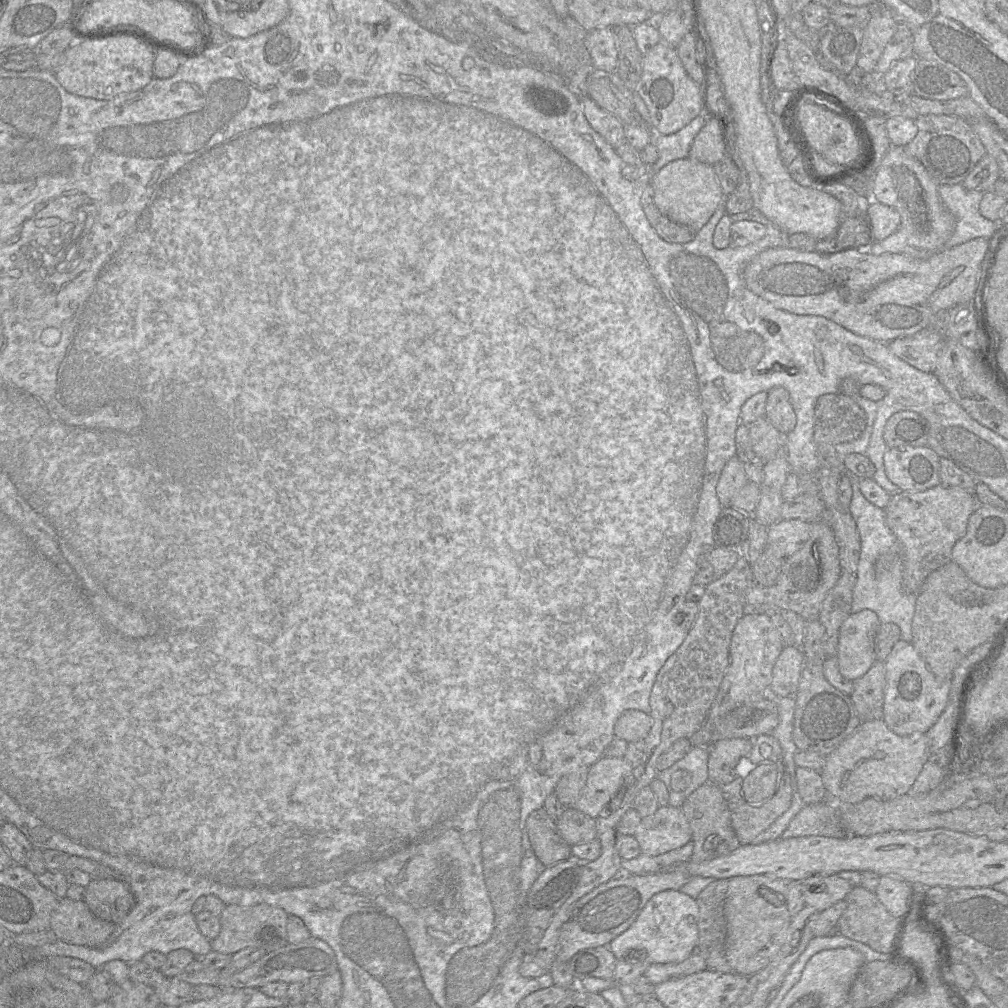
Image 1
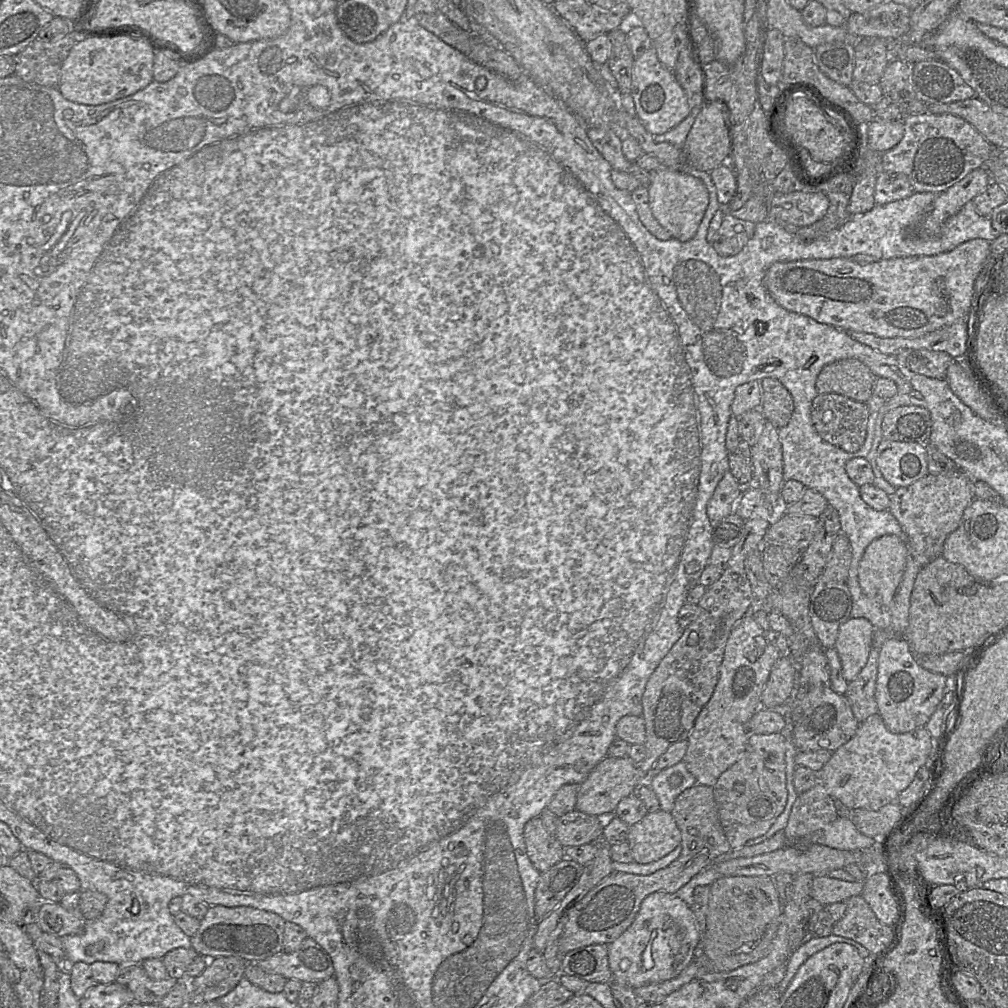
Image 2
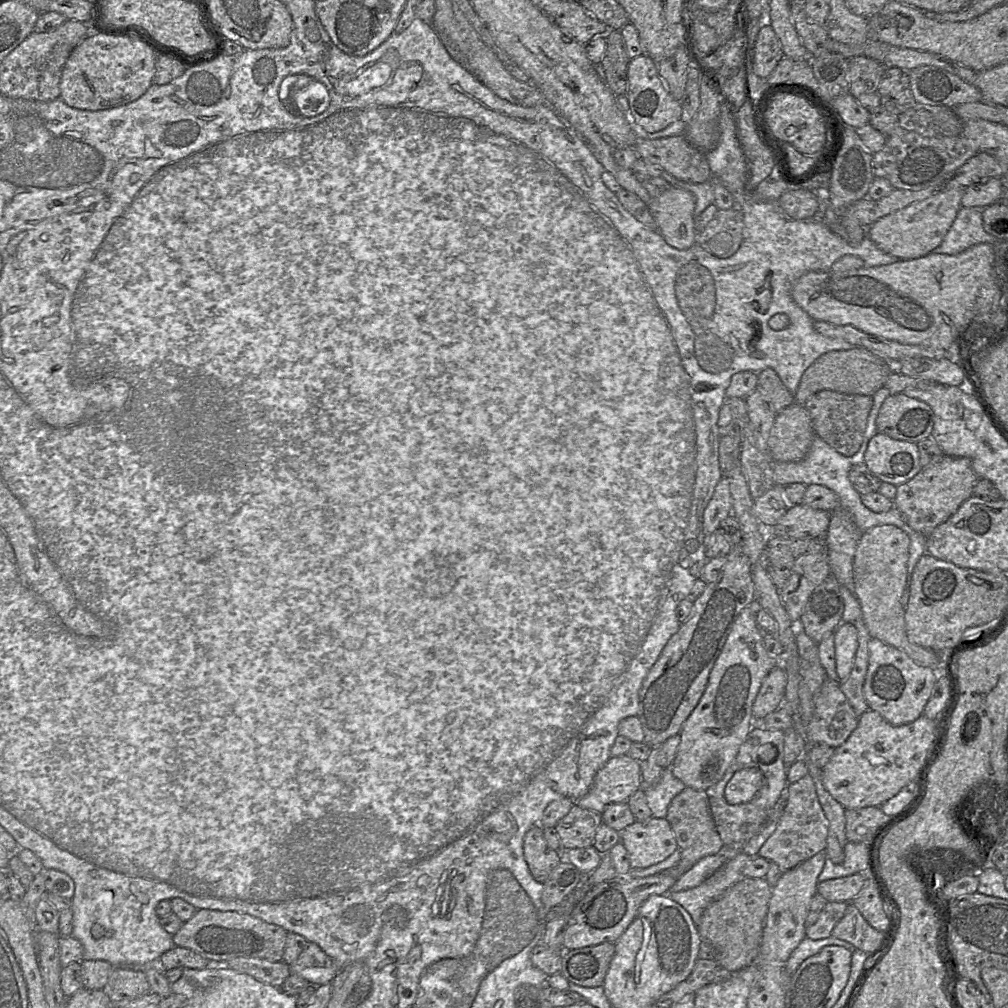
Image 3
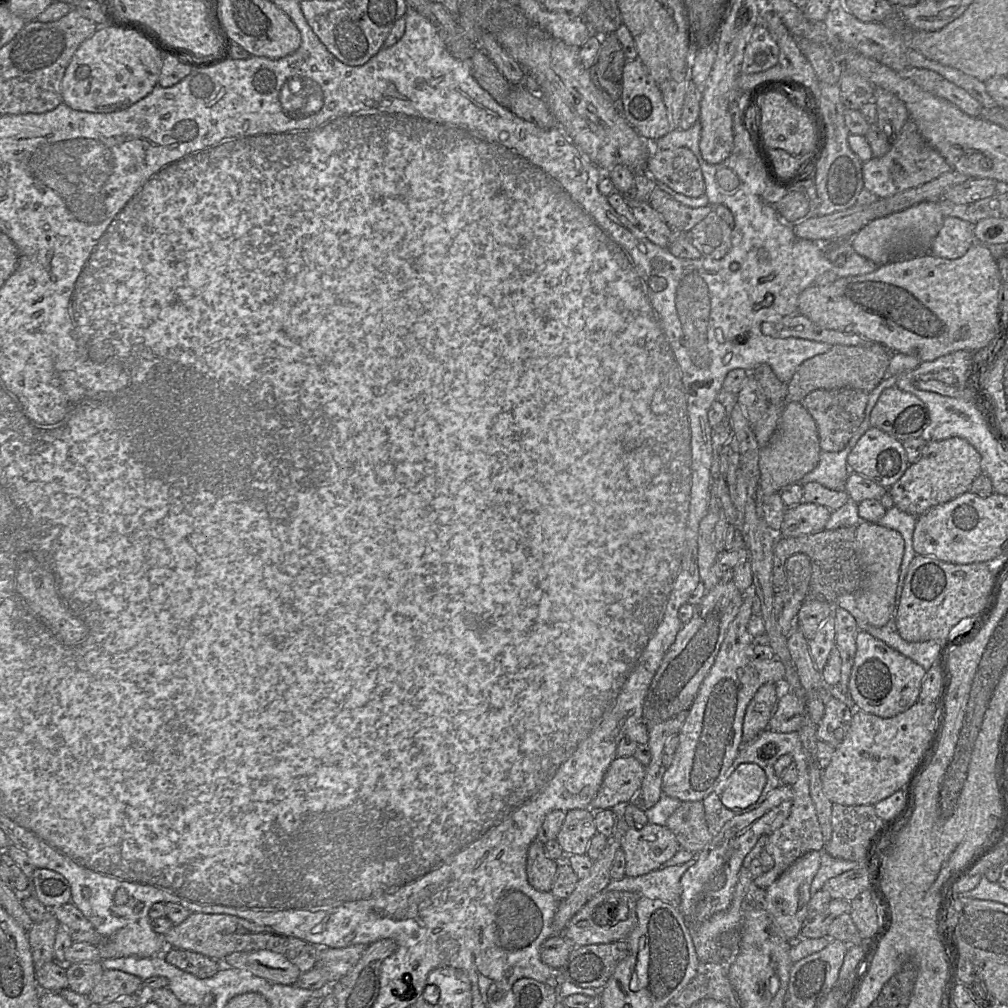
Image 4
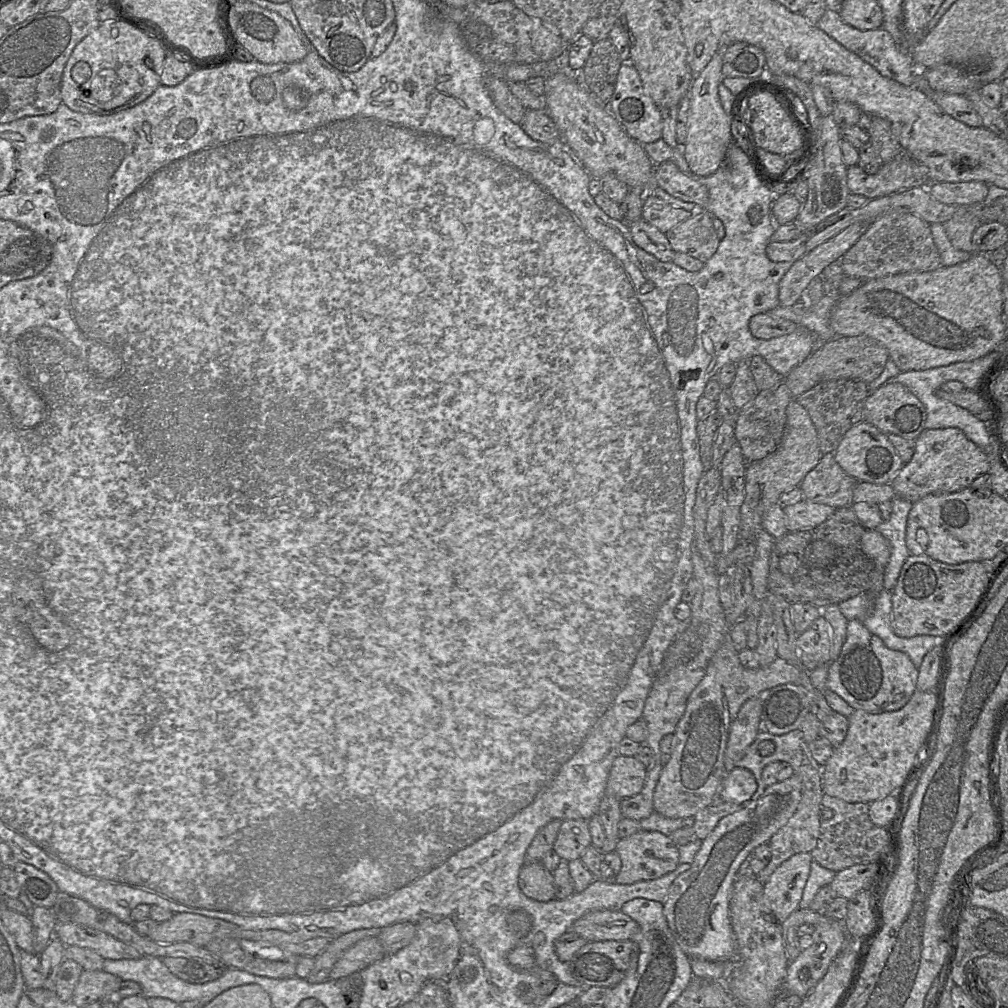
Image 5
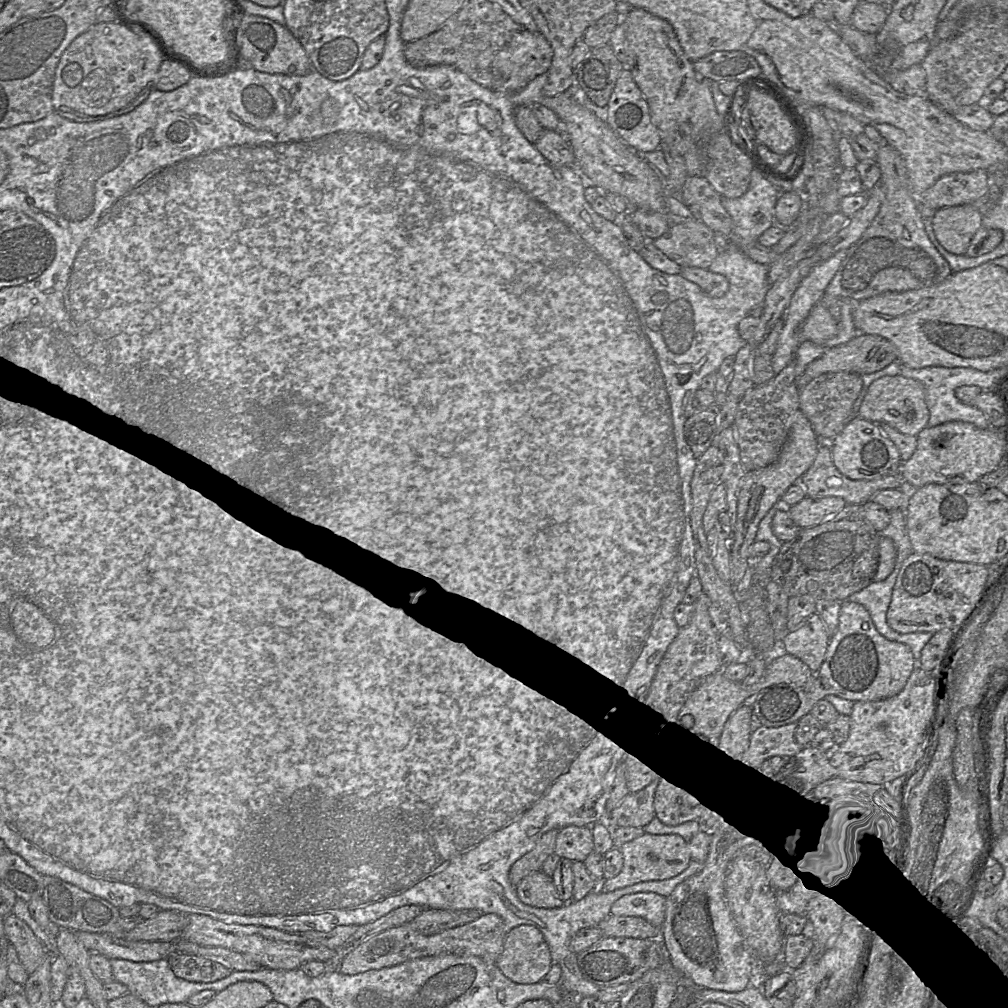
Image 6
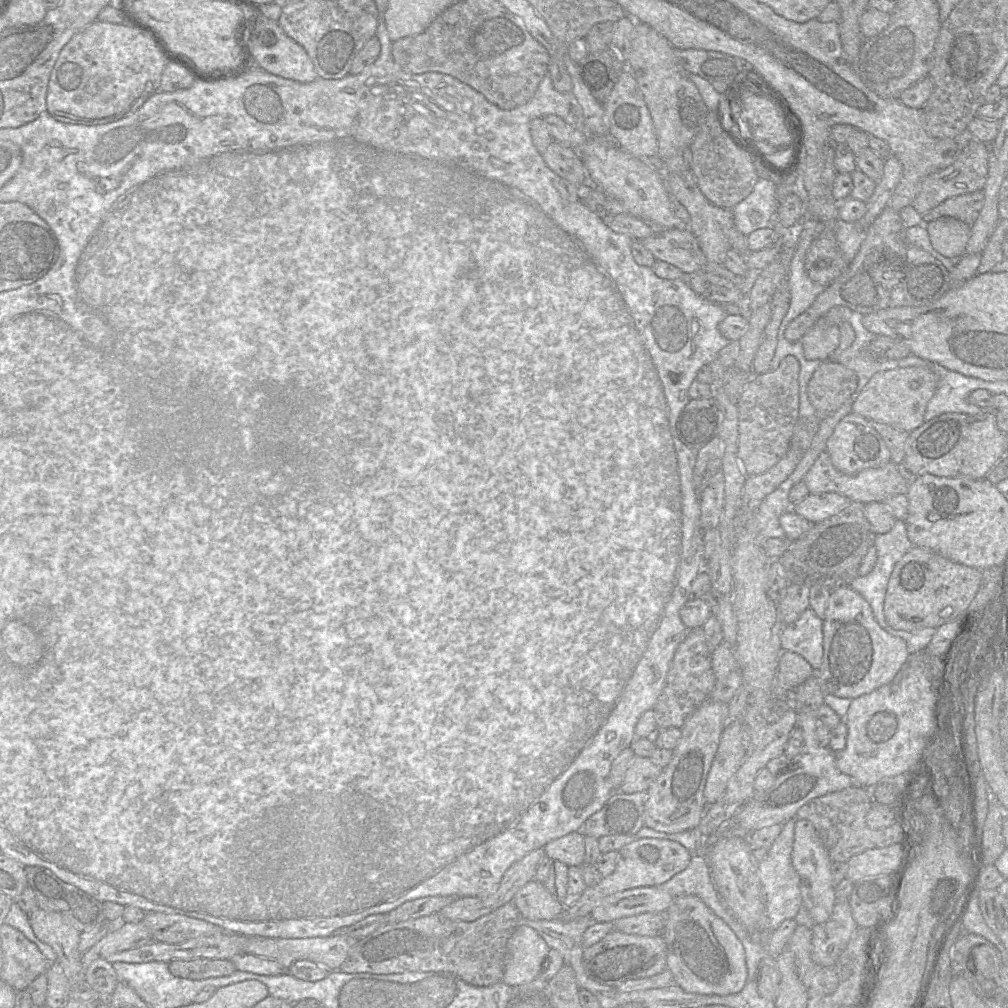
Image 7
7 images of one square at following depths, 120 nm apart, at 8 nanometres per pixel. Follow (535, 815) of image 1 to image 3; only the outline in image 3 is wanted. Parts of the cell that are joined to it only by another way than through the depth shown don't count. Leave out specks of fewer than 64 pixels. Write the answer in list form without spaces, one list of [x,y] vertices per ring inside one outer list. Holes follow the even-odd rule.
[[[540,824],[532,826],[524,835],[524,858],[533,878],[544,883],[559,863],[557,851],[552,850],[544,837]]]

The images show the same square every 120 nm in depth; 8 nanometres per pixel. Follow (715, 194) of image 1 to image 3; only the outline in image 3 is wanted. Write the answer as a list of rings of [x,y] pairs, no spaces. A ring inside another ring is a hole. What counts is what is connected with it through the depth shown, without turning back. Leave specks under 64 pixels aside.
[[[670,187],[647,204],[658,232],[670,246],[685,250],[696,243],[695,197],[689,191]]]

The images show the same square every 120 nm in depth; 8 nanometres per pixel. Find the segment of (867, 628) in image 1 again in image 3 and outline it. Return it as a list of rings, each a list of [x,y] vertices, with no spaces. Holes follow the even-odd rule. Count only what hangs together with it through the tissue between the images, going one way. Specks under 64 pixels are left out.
[[[842,623],[835,631],[836,670],[840,682],[850,676],[858,646],[857,628],[853,623]]]

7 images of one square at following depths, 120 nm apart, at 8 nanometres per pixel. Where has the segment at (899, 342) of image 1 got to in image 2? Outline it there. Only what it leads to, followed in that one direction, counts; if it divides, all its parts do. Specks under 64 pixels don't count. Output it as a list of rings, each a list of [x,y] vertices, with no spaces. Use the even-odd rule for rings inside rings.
[[[906,349],[897,359],[911,371],[930,378],[945,379],[953,358],[946,352],[927,349]]]

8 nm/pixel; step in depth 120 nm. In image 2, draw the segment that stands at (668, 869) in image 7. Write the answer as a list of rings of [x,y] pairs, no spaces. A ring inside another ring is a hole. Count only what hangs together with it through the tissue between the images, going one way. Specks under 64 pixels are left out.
[[[671,812],[648,813],[629,827],[627,842],[639,864],[656,861],[681,844],[681,832]]]

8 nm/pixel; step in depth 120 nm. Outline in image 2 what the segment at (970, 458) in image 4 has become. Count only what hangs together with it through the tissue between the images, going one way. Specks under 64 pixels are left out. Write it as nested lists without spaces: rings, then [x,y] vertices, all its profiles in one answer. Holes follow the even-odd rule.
[[[962,470],[928,474],[890,496],[889,511],[901,525],[907,544],[920,569],[942,555],[946,538],[955,531],[964,510],[975,499],[973,480]]]

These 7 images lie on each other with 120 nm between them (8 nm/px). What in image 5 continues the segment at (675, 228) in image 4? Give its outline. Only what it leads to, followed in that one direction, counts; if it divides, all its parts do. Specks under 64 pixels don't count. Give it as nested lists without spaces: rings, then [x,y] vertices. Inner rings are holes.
[[[646,193],[644,197],[642,219],[664,234],[691,216],[690,211],[674,207],[652,193]]]

